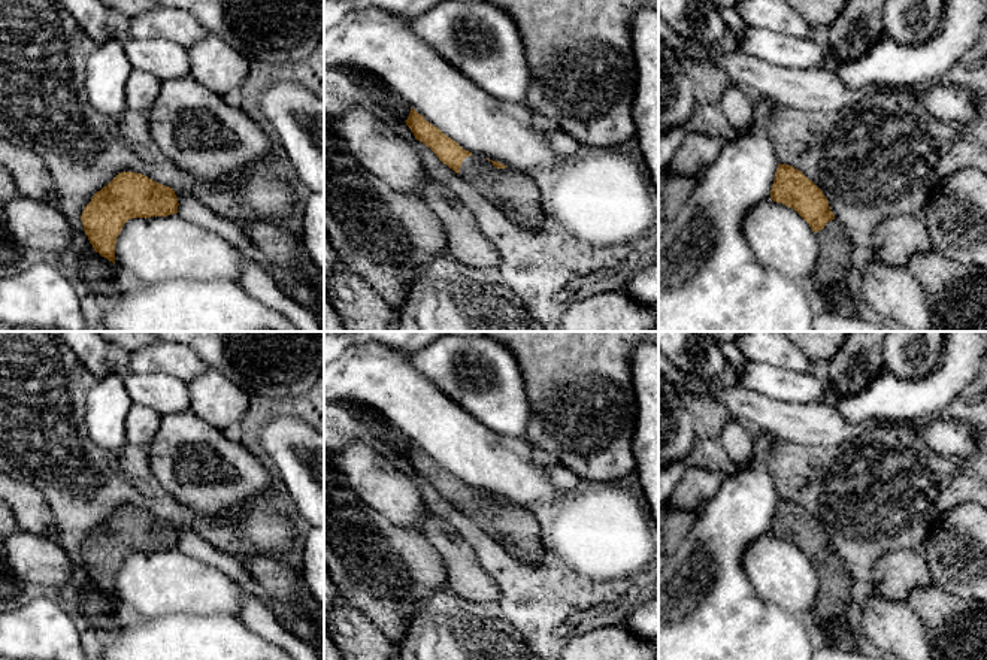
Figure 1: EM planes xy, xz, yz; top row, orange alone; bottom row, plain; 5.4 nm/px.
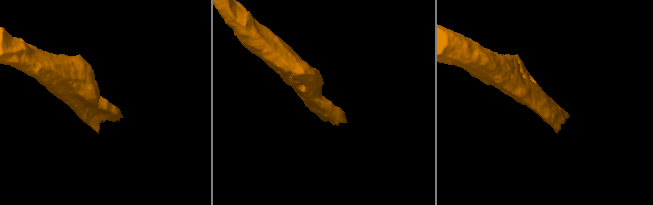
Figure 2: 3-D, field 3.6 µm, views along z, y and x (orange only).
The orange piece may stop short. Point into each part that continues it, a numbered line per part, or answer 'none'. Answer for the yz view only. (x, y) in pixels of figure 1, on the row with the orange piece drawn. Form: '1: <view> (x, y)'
1: yz (835, 247)

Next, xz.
1: xz (514, 193)

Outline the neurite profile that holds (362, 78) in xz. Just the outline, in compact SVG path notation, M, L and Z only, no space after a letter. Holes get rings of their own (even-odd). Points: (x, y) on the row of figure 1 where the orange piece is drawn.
M351 69L351 79L361 87L369 99L385 109L391 116L405 122L411 113L411 105L391 87L382 84L373 73Z

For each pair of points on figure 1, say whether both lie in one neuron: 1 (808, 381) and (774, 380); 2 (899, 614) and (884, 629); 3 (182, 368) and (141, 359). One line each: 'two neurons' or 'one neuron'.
1: one neuron
2: one neuron
3: one neuron

